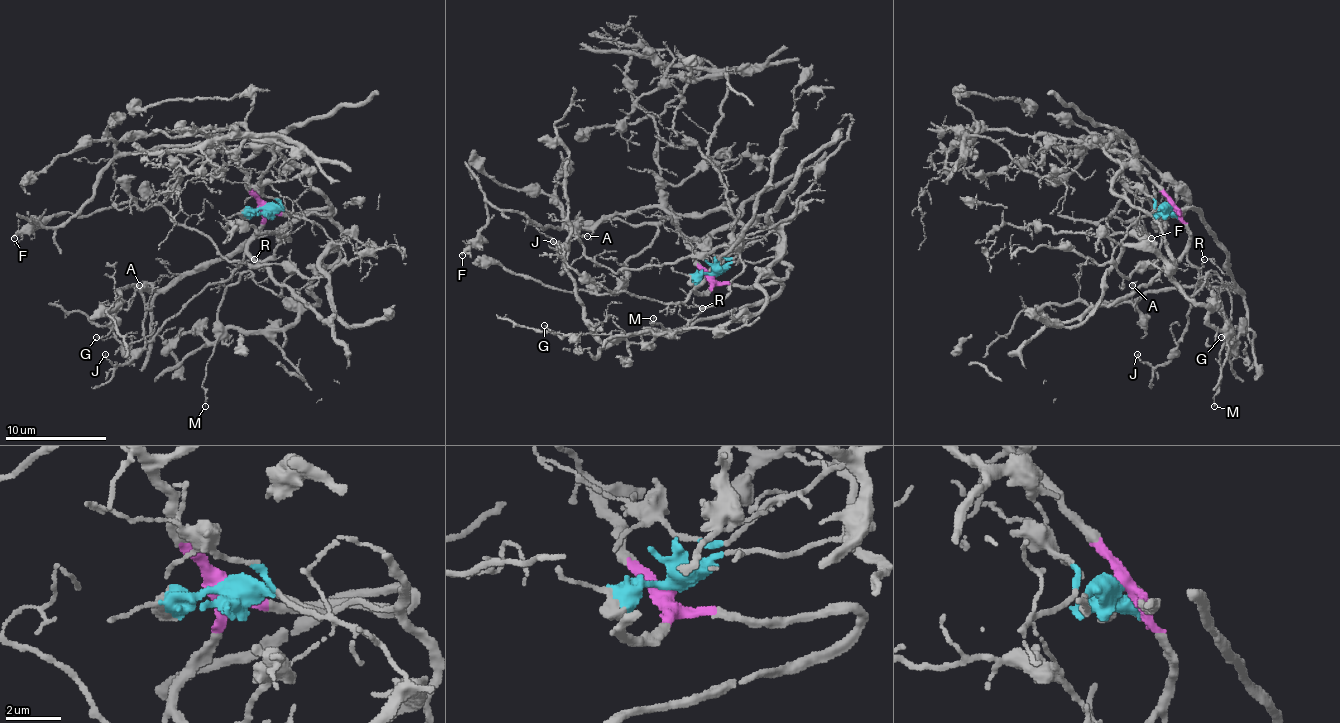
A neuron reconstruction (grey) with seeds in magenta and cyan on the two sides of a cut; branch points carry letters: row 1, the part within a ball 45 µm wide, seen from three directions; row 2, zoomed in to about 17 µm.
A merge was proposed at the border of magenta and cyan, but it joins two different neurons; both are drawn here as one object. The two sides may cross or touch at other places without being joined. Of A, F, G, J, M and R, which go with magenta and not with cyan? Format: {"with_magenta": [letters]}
{"with_magenta": ["A", "F", "J", "R"]}

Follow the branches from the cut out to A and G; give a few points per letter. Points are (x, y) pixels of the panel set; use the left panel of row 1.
A: (265, 207), (333, 212), (313, 210), (257, 232), (156, 288), (129, 285), (118, 290), (123, 301), (139, 285)
G: (265, 207), (326, 215), (341, 232), (341, 255), (311, 290), (318, 303), (293, 323), (209, 341), (96, 336)

